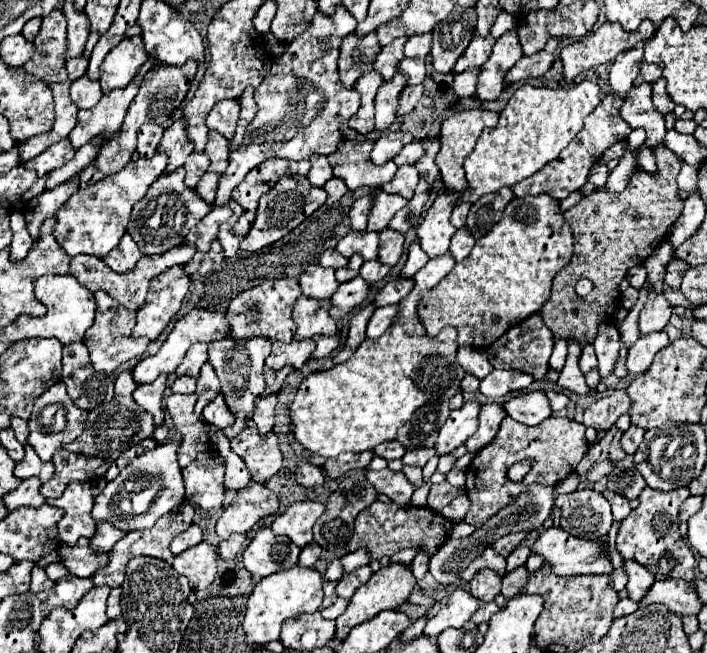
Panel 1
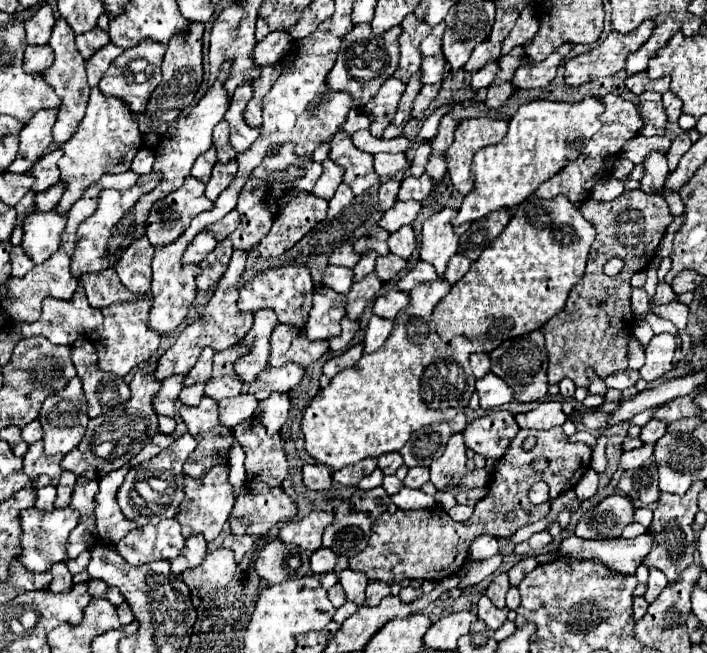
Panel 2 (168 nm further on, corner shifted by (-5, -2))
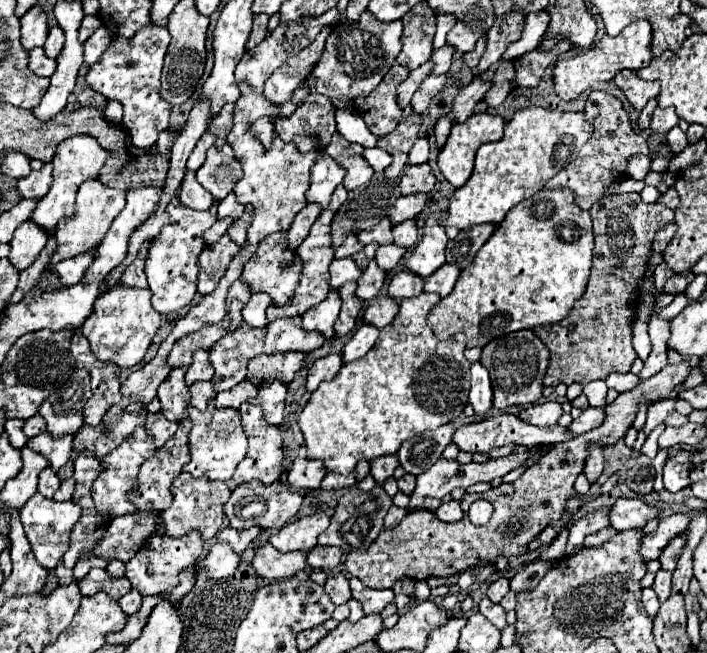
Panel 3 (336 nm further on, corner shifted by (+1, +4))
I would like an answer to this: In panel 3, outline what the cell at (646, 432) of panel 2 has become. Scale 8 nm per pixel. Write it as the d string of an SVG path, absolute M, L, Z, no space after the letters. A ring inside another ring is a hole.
M666 398L666 400L660 400L656 402L654 406L648 408L648 420L646 420L646 426L644 426L644 432L650 434L658 424L662 424L666 420L666 416L676 408L676 398Z

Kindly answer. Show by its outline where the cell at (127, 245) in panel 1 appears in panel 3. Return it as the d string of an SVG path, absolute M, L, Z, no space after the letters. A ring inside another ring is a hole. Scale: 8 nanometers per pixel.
M145 242L138 253L138 258L127 267L122 275L122 284L136 288L147 288L148 282L145 275L145 263L148 256L149 243Z

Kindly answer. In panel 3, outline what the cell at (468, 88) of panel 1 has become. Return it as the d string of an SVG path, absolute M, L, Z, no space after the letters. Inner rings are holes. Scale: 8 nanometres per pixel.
M512 12L508 16L496 18L494 26L488 30L488 46L478 64L478 72L486 72L492 64L496 64L506 52L510 42L516 42L518 34L522 34L522 22L526 16L522 12Z

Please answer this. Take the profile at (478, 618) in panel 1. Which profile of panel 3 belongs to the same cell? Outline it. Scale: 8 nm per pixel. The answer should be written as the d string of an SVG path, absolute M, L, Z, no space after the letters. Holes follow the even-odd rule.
M484 598L480 602L480 612L498 628L498 630L504 630L506 626L506 610L500 606L500 604L492 604L488 598Z

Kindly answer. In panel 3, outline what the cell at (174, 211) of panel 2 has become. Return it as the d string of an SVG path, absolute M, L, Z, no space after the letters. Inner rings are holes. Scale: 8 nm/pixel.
M186 172L186 178L180 186L180 202L192 210L210 210L210 206L214 204L214 196L202 188L202 184L198 184L194 172Z

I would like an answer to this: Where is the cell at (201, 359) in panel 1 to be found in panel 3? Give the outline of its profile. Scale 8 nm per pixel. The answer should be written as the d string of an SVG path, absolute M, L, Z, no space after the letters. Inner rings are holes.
M198 350L194 354L194 362L192 366L188 368L186 372L186 384L192 386L194 382L198 380L212 380L214 376L214 368L210 364L210 358L208 358L208 350Z

